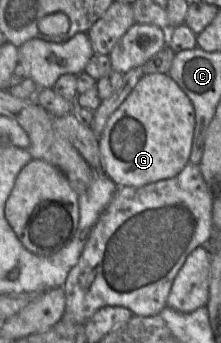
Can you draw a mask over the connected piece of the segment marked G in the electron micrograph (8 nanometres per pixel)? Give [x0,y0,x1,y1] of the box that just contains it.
[99,73,195,187]

